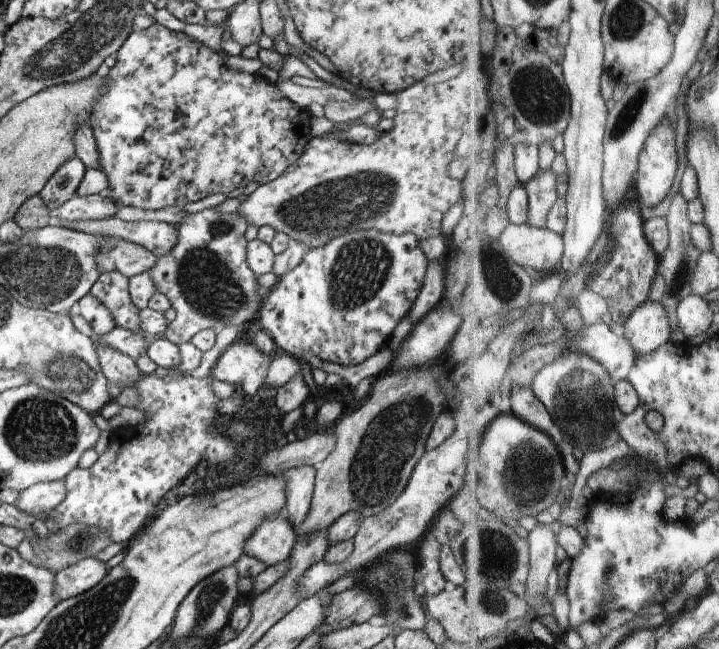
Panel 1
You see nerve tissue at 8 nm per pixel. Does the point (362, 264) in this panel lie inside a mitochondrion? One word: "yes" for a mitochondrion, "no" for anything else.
yes

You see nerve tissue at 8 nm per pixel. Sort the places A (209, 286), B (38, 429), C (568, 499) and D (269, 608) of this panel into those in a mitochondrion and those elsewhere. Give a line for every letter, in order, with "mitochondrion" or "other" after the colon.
A: mitochondrion
B: mitochondrion
C: other
D: other

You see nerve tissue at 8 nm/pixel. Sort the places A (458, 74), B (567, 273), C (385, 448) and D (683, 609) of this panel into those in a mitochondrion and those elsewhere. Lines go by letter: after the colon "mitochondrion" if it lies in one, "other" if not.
A: other
B: other
C: mitochondrion
D: other

